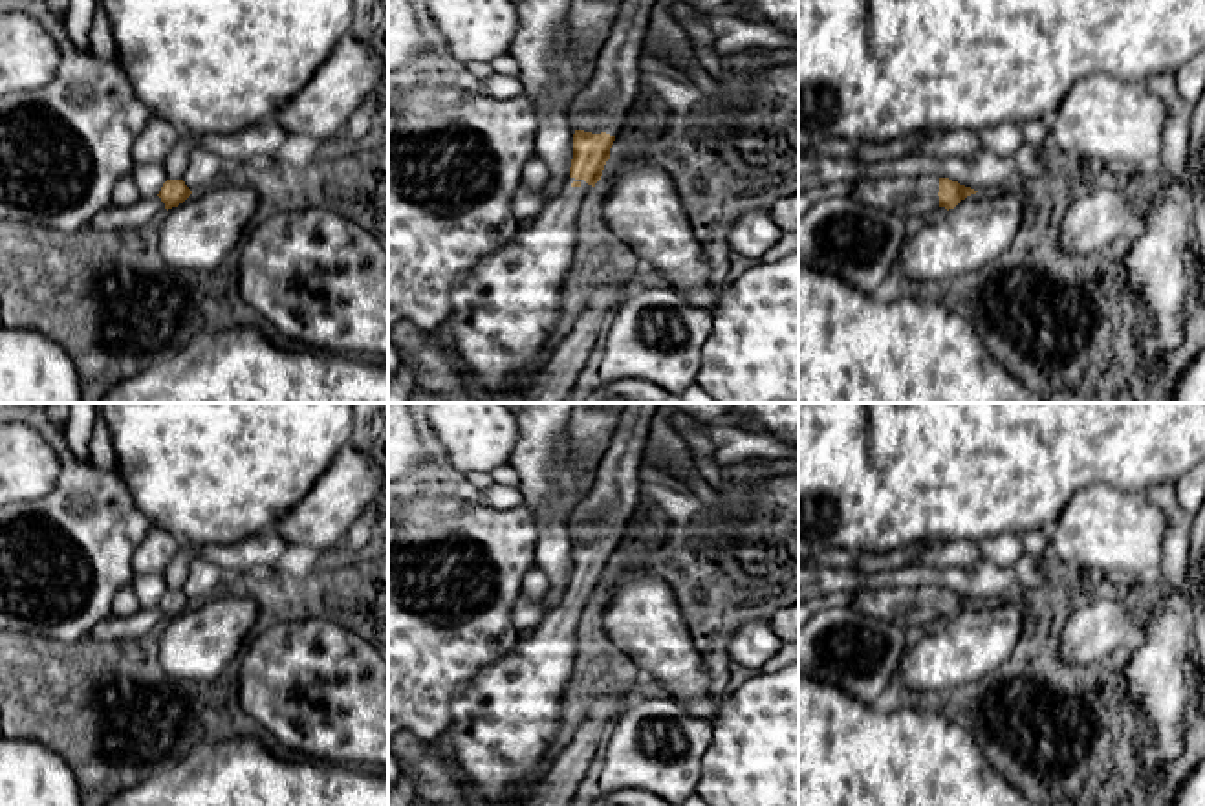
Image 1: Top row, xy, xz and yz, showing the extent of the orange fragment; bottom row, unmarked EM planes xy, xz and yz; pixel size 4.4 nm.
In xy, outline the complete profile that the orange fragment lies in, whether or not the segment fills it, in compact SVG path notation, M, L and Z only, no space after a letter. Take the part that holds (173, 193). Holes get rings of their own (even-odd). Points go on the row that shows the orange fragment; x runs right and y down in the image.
M167 180L157 196L165 203L165 209L168 211L183 203L190 194L192 191L185 185L183 180Z

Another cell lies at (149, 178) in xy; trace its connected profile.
M163 163L134 165L132 180L139 191L141 198L157 196L167 178L167 169Z

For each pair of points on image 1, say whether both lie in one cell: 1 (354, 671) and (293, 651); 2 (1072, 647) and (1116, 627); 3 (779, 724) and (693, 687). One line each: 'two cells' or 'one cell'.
1: one cell
2: one cell
3: two cells

